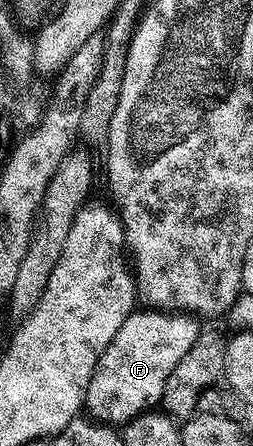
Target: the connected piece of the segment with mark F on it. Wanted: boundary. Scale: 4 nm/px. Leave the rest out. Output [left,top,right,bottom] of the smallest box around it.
[85,308,200,424]

